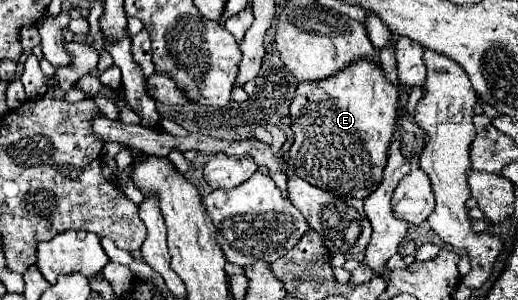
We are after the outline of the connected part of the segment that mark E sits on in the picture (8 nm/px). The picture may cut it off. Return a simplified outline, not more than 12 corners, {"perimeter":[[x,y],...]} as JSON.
{"perimeter":[[381,65],[299,83],[295,173],[365,199],[381,183],[399,87]]}

